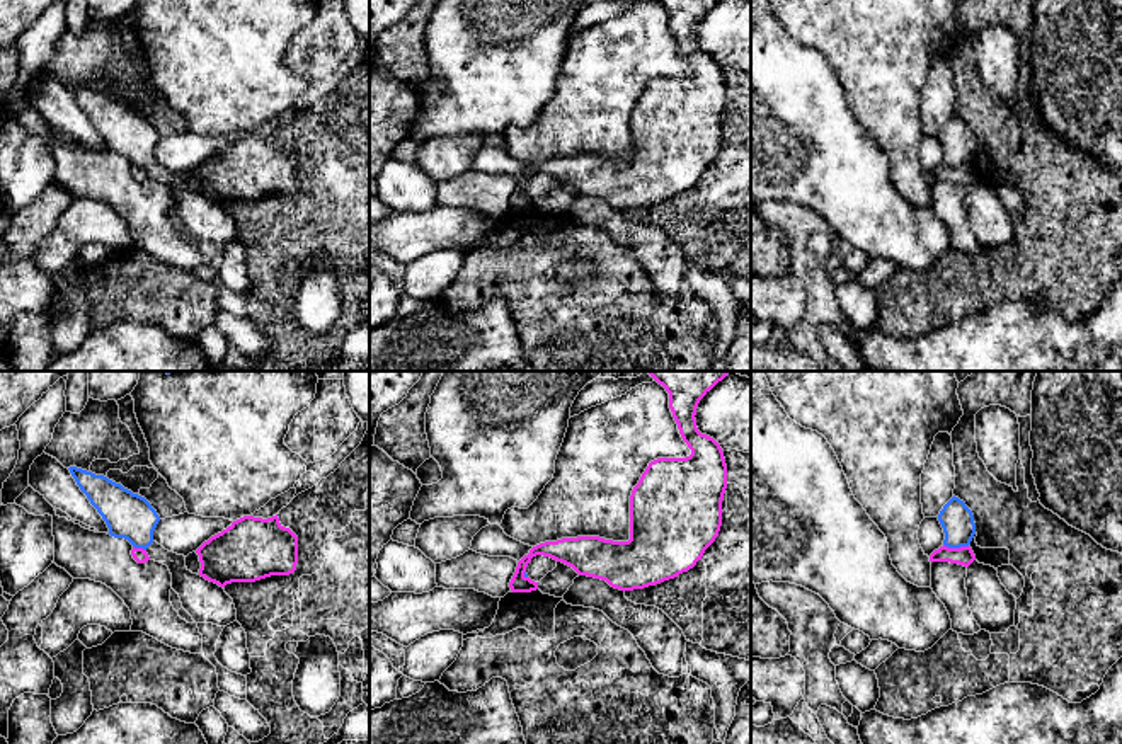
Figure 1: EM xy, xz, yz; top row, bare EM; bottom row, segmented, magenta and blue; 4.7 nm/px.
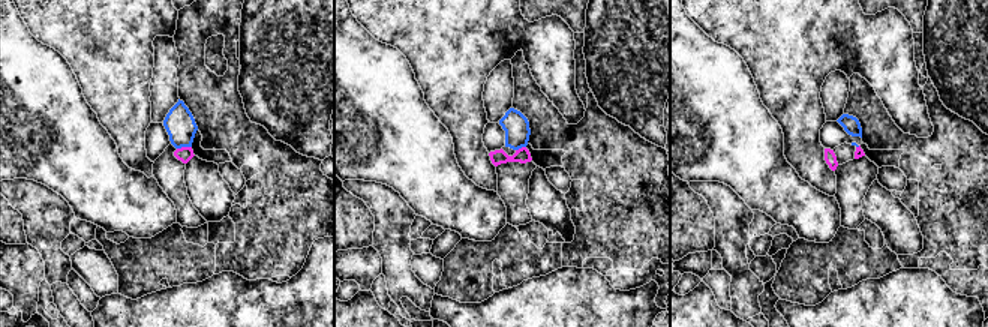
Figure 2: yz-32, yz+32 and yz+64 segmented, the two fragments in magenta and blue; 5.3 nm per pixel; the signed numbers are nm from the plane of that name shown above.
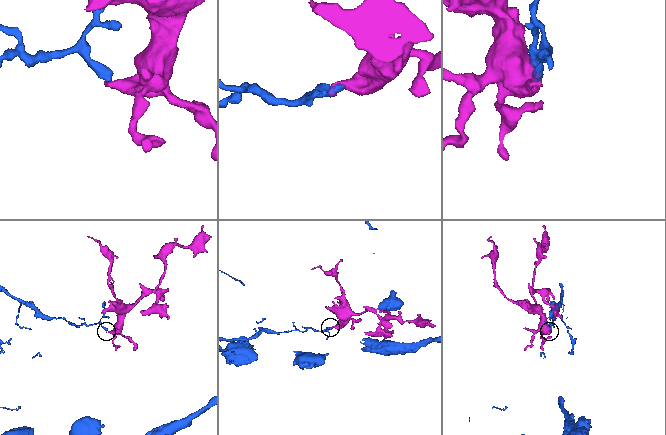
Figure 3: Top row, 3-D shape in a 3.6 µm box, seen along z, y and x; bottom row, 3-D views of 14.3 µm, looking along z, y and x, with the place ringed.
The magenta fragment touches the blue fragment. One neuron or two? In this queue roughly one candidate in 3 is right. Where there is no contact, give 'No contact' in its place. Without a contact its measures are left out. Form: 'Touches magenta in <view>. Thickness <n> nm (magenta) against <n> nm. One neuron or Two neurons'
Touches magenta in yz. Thickness 90 nm (magenta) against 160 nm. Two neurons

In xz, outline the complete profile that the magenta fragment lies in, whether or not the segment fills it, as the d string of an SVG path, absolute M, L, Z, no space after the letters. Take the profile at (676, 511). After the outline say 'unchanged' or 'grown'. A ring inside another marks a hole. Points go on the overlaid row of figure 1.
M730 371L645 373L669 393L669 409L691 455L649 463L630 495L628 541L577 536L540 543L518 562L512 592L538 589L524 575L536 555L620 591L644 589L693 569L718 536L727 465L720 444L698 431L695 415L700 400Z; unchanged

